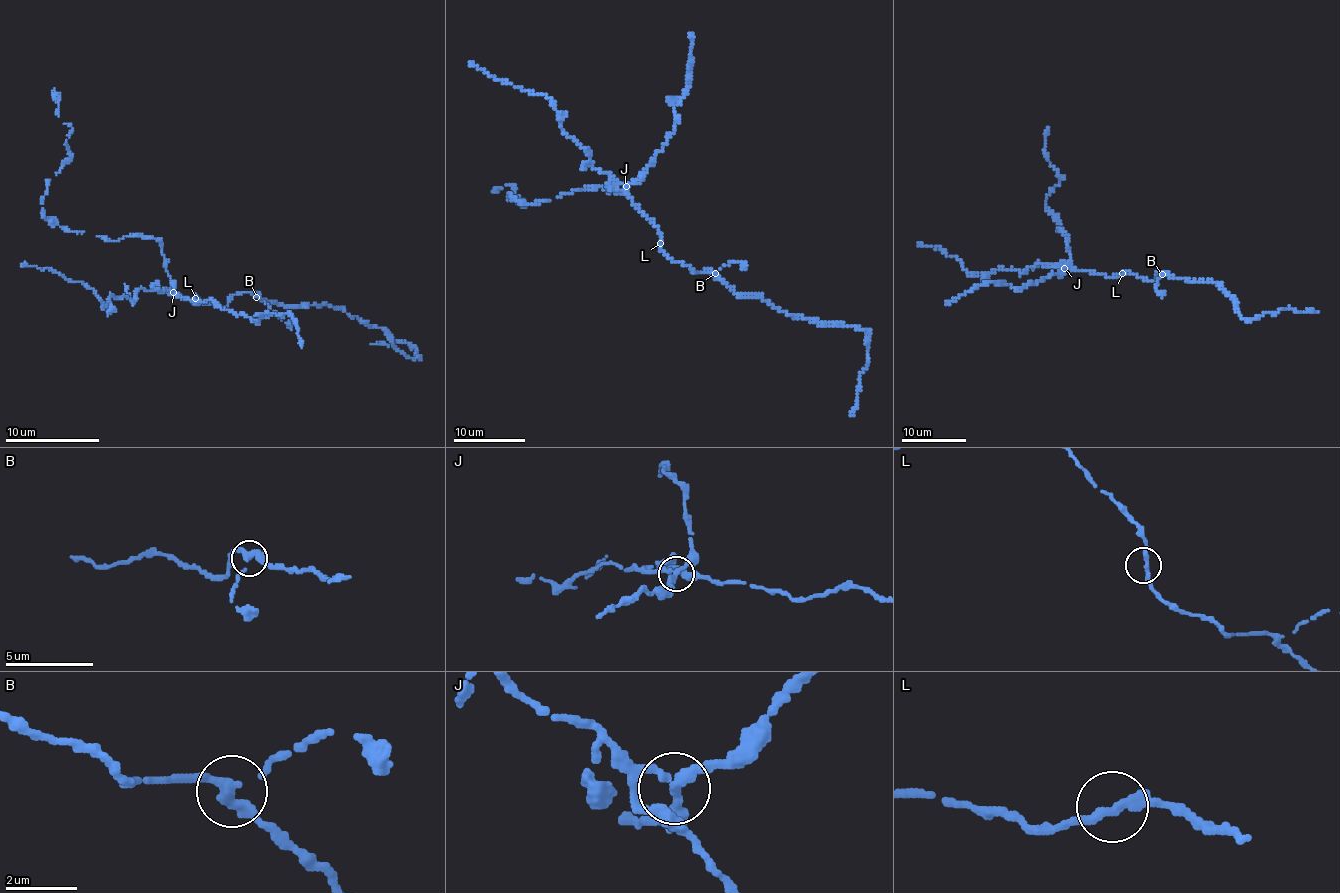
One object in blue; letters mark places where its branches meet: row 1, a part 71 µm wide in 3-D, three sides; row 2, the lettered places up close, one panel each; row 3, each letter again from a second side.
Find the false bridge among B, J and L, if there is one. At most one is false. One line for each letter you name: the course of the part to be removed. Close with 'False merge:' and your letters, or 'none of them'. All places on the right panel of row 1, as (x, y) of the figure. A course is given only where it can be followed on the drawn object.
J: course (1064, 268), (1070, 257), (1067, 236), (1057, 232), (1060, 225), (1045, 200), (1058, 184), (1045, 152), (1049, 127)
False merge: J

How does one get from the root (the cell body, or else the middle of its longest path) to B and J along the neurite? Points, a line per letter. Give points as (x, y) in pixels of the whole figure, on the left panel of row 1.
B: (197, 298), (207, 304), (226, 306), (234, 294), (252, 292), (256, 297)
J: (197, 298), (198, 303), (195, 303), (183, 296), (176, 297), (173, 292)

